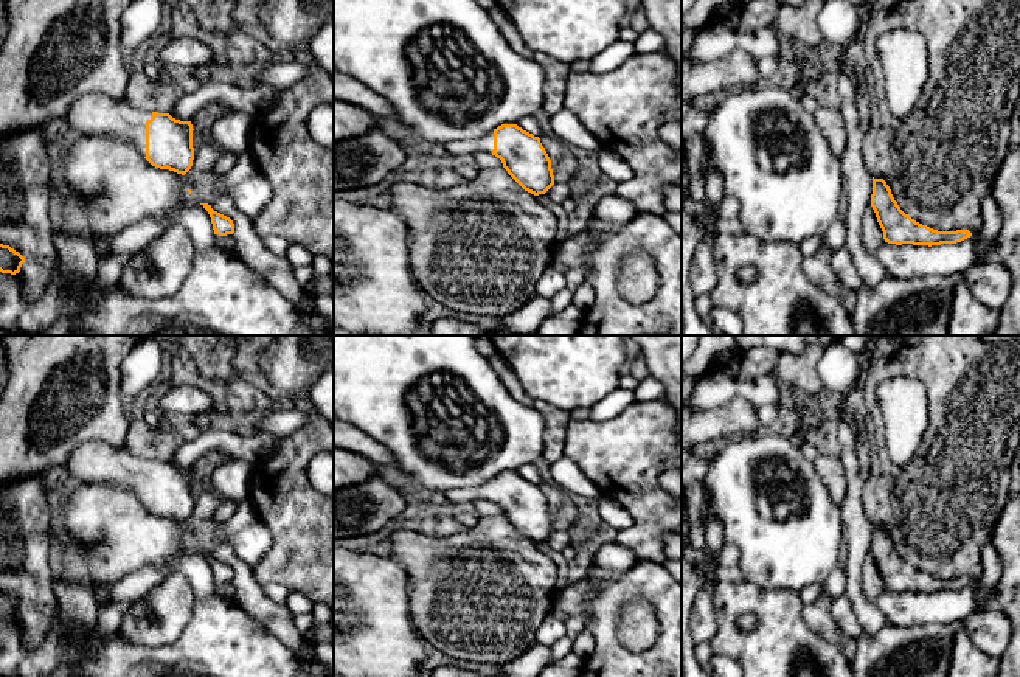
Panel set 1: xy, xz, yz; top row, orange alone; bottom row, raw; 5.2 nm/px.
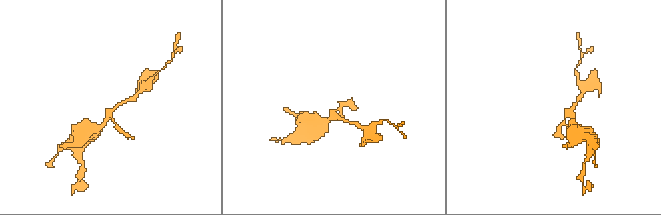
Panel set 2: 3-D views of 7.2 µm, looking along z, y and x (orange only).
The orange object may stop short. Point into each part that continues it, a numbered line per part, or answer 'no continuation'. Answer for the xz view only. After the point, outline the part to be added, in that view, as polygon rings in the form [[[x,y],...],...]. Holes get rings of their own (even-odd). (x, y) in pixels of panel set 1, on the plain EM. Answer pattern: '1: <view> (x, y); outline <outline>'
1: xz (485, 491); outline [[[494,478],[487,480],[484,484],[474,488],[458,488],[446,491],[441,498],[452,503],[474,503],[477,500],[492,502],[494,497]]]

